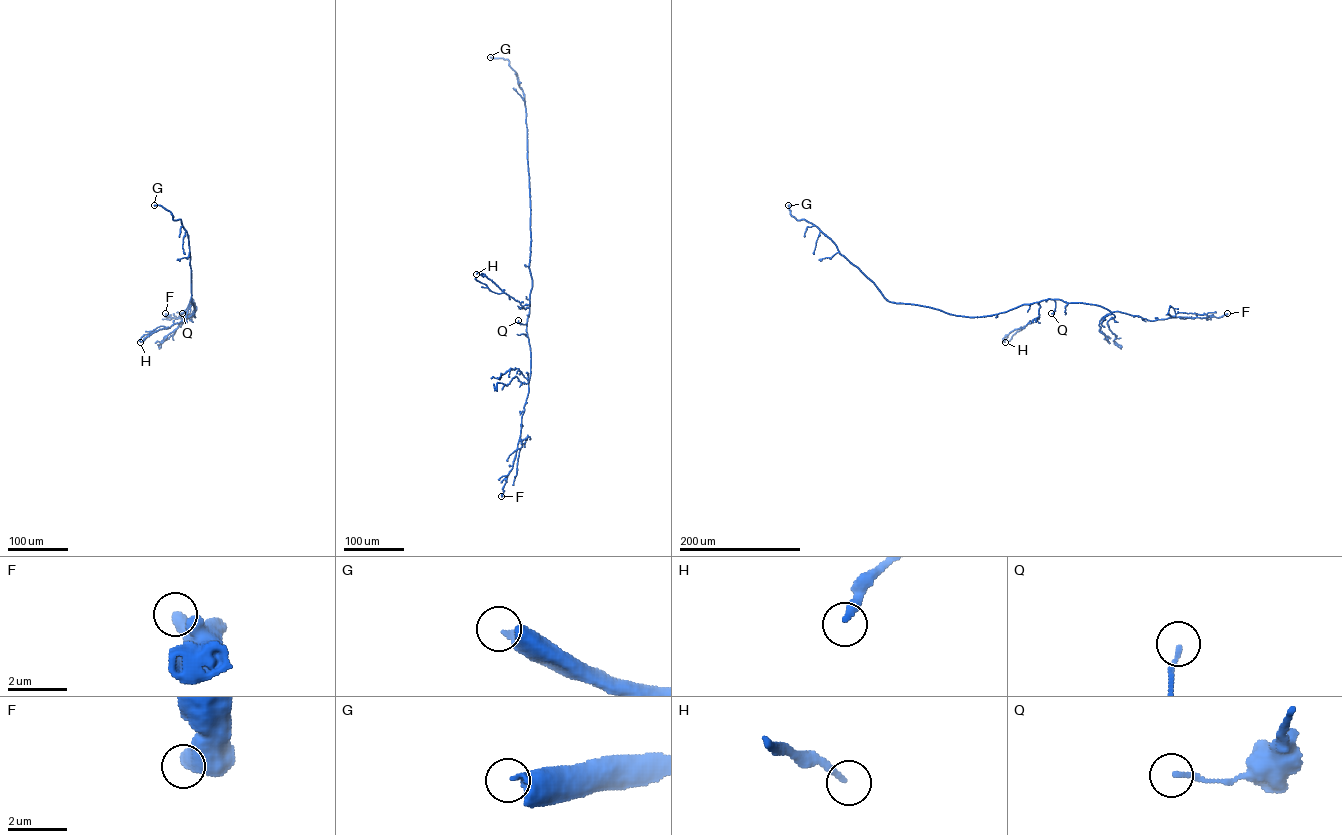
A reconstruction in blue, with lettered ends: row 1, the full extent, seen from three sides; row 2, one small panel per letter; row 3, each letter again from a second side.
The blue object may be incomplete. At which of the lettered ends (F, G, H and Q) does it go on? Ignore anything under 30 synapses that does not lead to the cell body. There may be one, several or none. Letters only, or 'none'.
G

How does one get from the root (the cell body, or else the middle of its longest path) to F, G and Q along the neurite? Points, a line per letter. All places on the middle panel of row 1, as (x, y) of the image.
F: (530, 257), (532, 287), (526, 329), (531, 357), (528, 390), (516, 456), (501, 496)
G: (530, 257), (524, 94), (509, 61), (490, 57)
Q: (530, 257), (532, 287), (529, 315), (525, 324), (518, 320)

